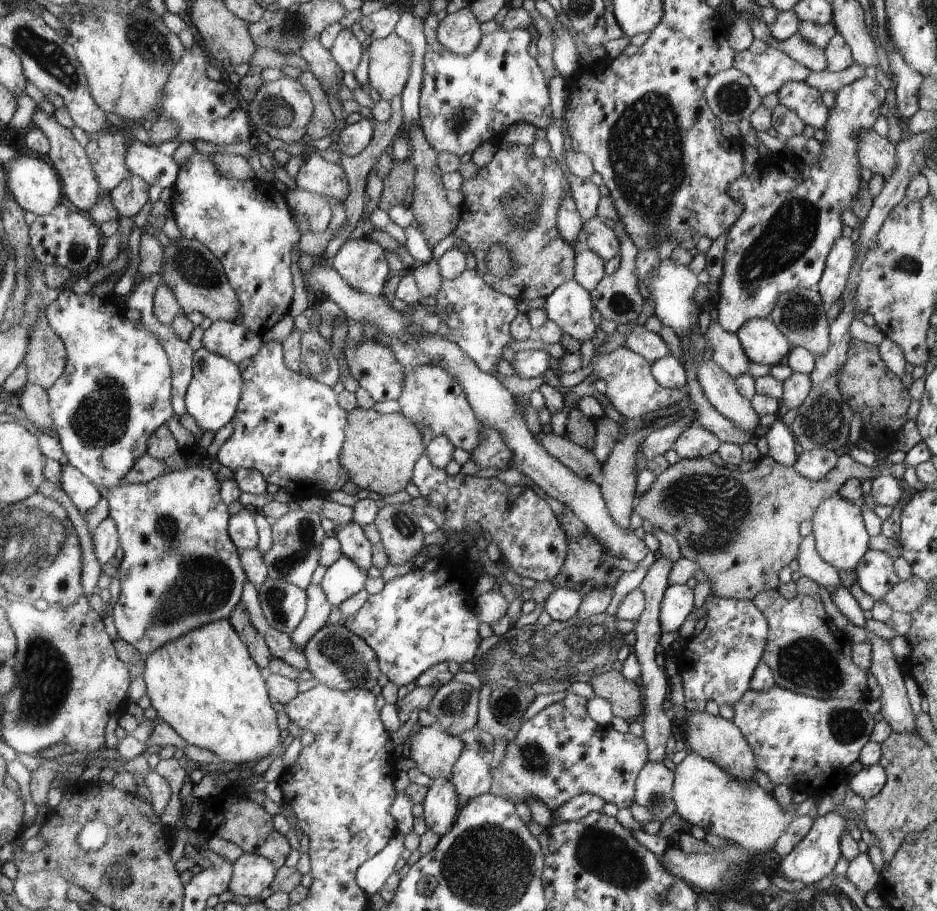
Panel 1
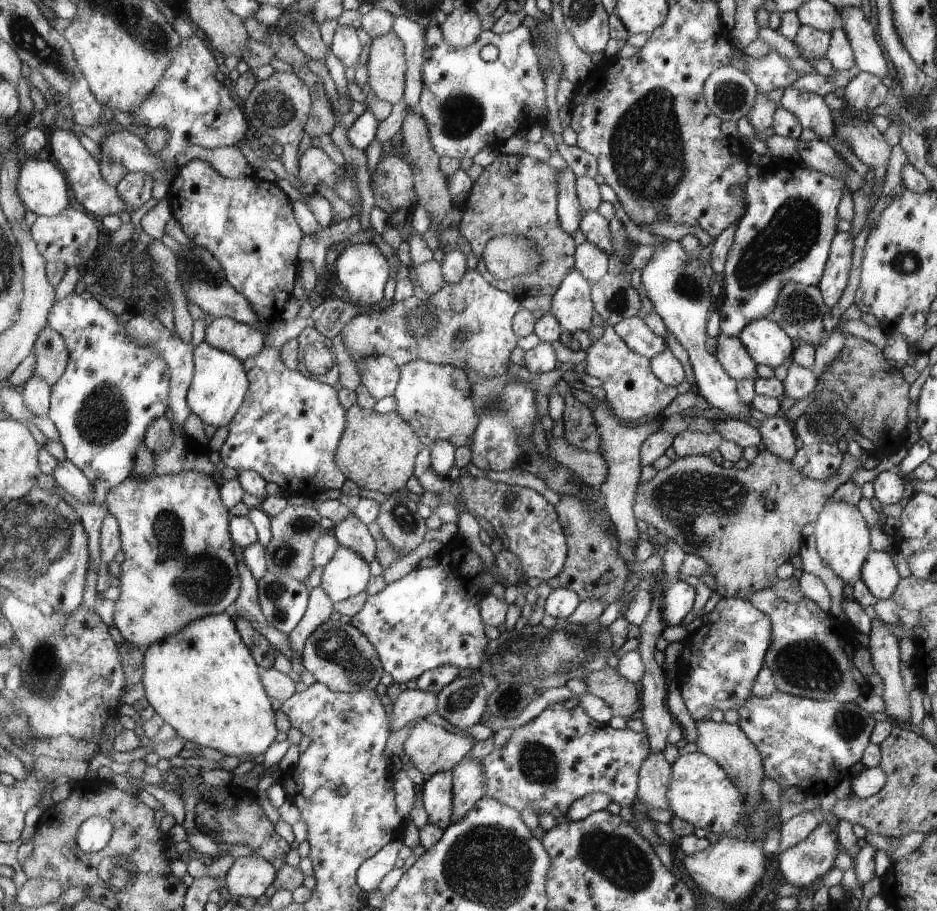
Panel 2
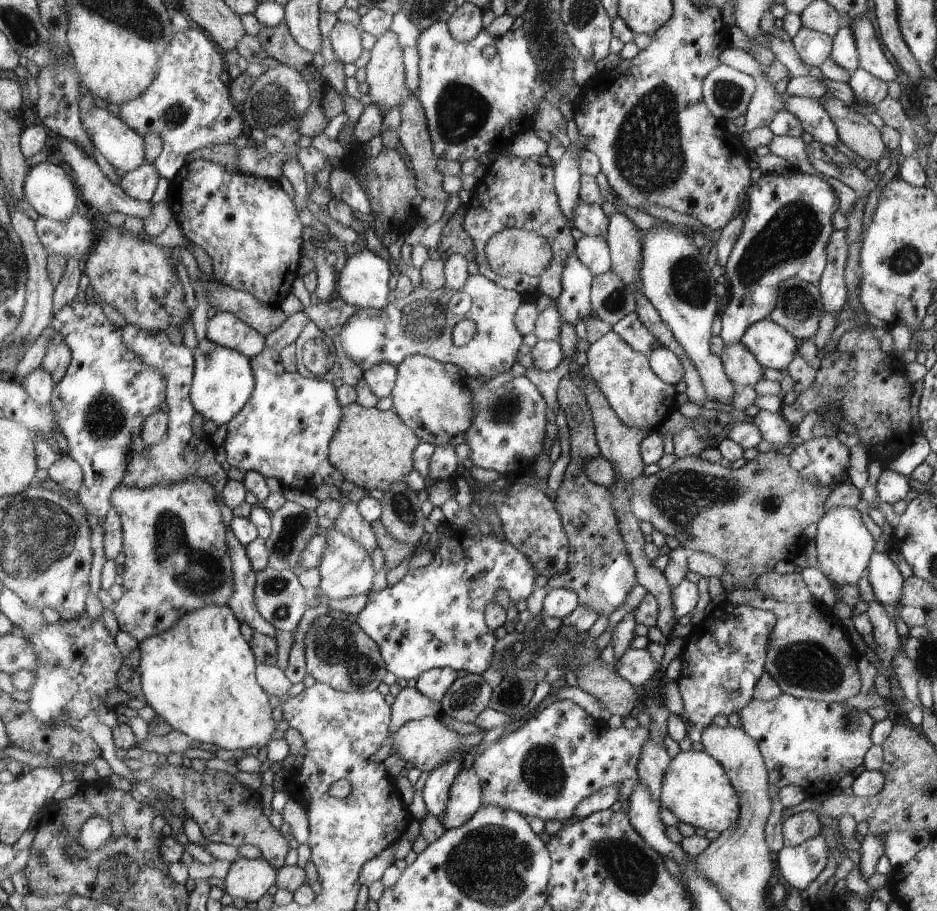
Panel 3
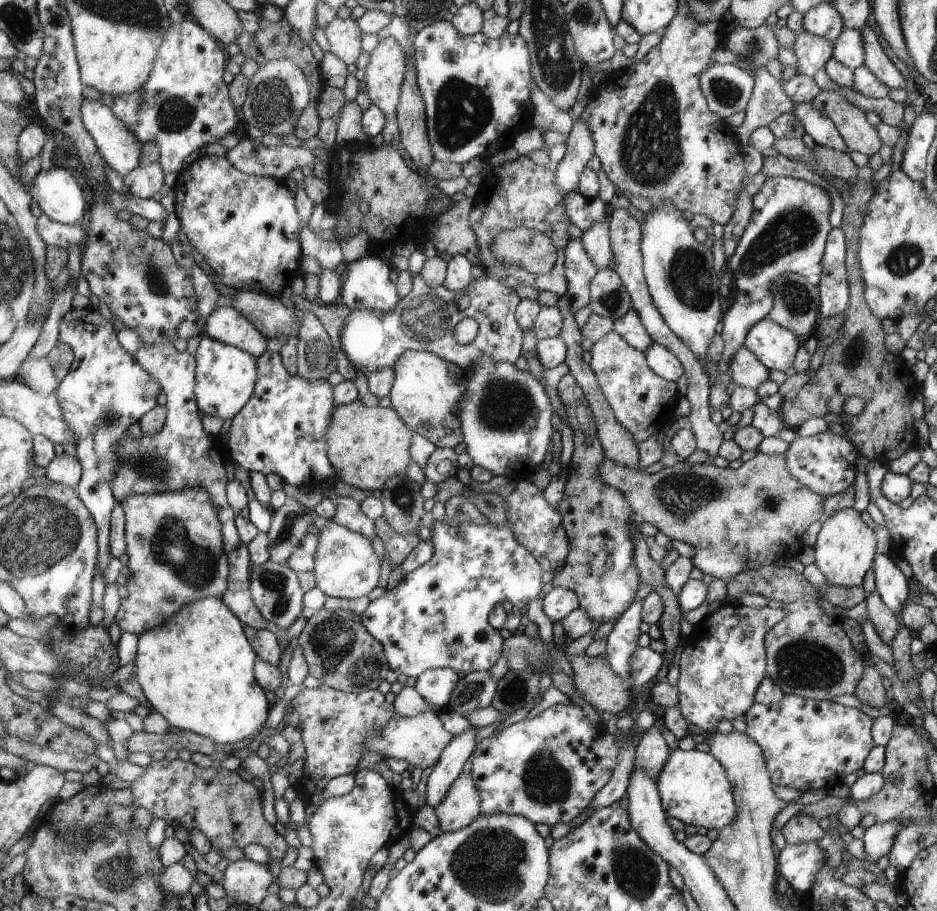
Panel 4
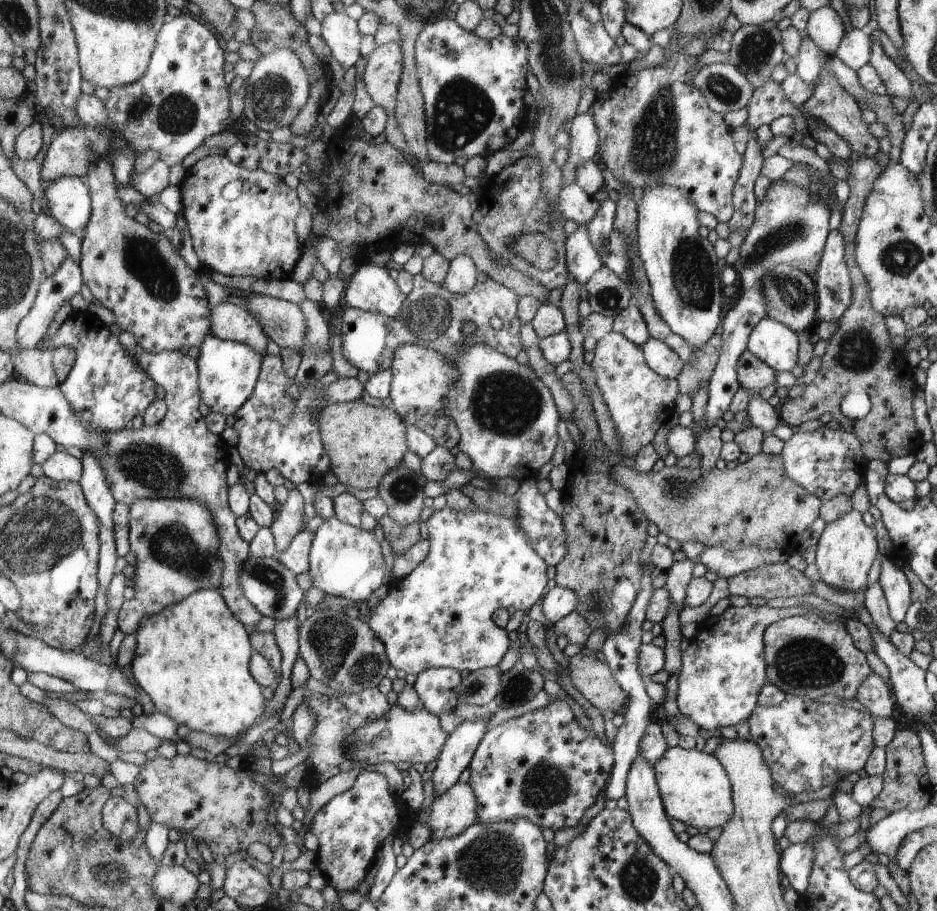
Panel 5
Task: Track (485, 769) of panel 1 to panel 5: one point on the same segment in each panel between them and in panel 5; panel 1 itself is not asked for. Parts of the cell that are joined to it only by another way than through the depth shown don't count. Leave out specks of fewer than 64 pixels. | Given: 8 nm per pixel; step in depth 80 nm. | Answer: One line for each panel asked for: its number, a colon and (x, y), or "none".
2: (470, 782)
3: (466, 795)
4: (463, 804)
5: (451, 813)

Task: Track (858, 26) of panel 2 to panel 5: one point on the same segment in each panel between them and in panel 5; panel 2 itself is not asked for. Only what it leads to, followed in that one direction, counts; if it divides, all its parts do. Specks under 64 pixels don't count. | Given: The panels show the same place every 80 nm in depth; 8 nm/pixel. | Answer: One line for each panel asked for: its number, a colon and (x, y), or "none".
3: (872, 59)
4: (875, 60)
5: (897, 84)

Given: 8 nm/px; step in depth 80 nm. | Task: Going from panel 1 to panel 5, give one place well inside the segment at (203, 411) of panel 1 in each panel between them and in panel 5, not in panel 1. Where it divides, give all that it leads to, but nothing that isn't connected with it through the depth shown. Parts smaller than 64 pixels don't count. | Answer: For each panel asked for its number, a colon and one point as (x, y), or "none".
2: (220, 385)
3: (223, 380)
4: (227, 376)
5: (229, 371)

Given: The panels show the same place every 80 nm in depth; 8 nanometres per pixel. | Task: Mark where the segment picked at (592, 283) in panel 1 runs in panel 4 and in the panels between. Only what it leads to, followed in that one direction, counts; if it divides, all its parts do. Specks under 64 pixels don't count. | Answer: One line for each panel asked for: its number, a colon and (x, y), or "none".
2: (591, 262)
3: (593, 252)
4: (596, 241)

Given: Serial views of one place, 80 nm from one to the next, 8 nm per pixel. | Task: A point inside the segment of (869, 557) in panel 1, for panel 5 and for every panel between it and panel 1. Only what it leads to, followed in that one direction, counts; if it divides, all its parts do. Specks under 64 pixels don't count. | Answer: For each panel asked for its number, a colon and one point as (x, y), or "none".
2: (881, 577)
3: (887, 582)
4: (892, 586)
5: (897, 590)

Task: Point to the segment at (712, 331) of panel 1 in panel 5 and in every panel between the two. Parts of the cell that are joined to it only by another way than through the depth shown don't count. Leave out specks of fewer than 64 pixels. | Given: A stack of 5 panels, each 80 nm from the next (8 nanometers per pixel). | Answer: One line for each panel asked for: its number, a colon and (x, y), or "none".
2: (737, 363)
3: (741, 367)
4: (746, 370)
5: (753, 374)

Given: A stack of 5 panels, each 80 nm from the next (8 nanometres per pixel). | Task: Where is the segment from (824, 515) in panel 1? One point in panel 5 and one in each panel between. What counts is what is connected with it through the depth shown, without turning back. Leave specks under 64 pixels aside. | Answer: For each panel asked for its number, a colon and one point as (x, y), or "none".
2: (843, 541)
3: (844, 546)
4: (845, 550)
5: (847, 549)

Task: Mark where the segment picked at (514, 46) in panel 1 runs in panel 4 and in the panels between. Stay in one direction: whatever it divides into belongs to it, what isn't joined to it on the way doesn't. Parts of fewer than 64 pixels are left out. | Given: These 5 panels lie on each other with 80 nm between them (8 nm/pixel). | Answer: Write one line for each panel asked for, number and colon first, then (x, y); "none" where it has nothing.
2: (469, 104)
3: (474, 105)
4: (477, 90)

